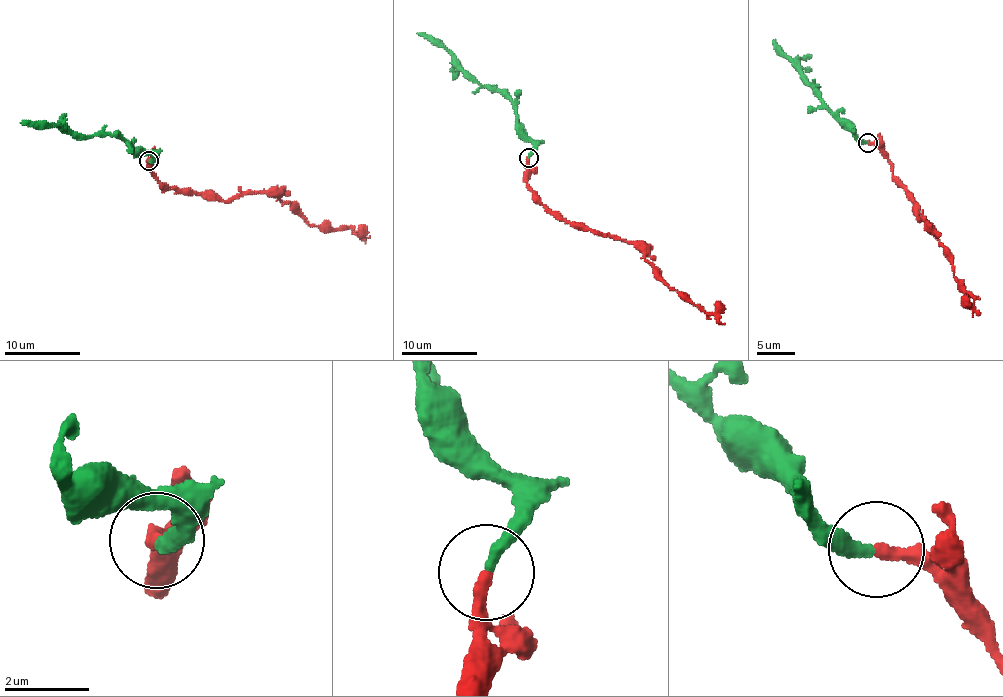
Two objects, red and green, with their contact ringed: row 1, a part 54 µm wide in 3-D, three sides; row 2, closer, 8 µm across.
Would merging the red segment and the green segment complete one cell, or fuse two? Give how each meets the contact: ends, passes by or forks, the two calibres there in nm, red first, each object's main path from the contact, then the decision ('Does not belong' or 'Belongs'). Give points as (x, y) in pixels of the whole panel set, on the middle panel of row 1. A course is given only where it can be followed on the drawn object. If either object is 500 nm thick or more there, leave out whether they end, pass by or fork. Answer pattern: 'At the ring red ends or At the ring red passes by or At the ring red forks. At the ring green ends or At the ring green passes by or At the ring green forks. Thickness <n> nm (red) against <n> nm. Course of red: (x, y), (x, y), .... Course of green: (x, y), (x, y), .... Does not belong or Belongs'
At the ring red ends. At the ring green ends. Thickness 300 nm (red) against 320 nm. Course of red: (529, 157), (527, 182), (549, 210), (571, 224), (636, 244), (670, 288), (724, 324). Course of green: (529, 157), (533, 144), (508, 98), (465, 76), (442, 47), (433, 45), (417, 33). Belongs

